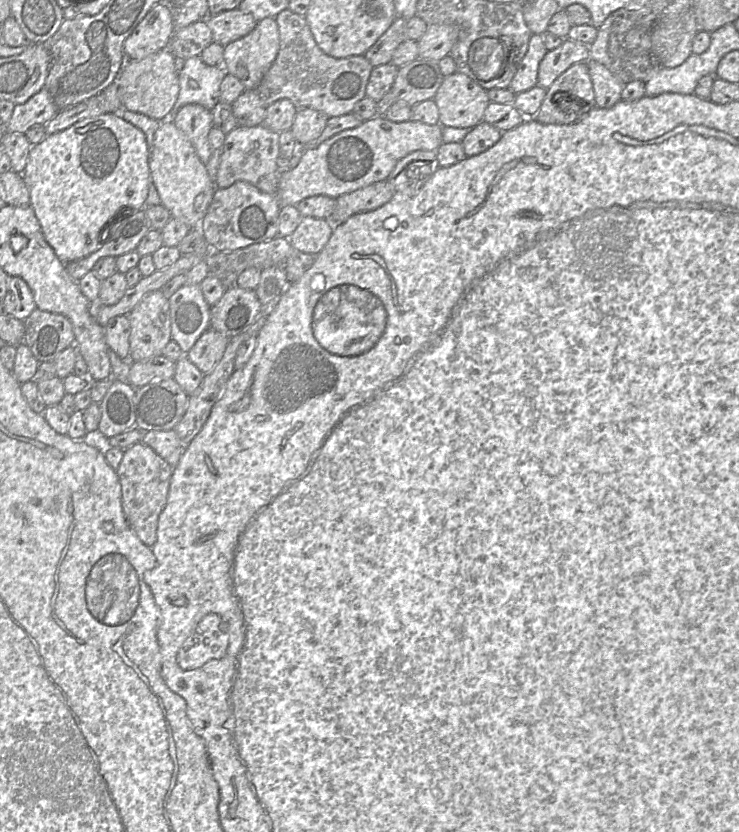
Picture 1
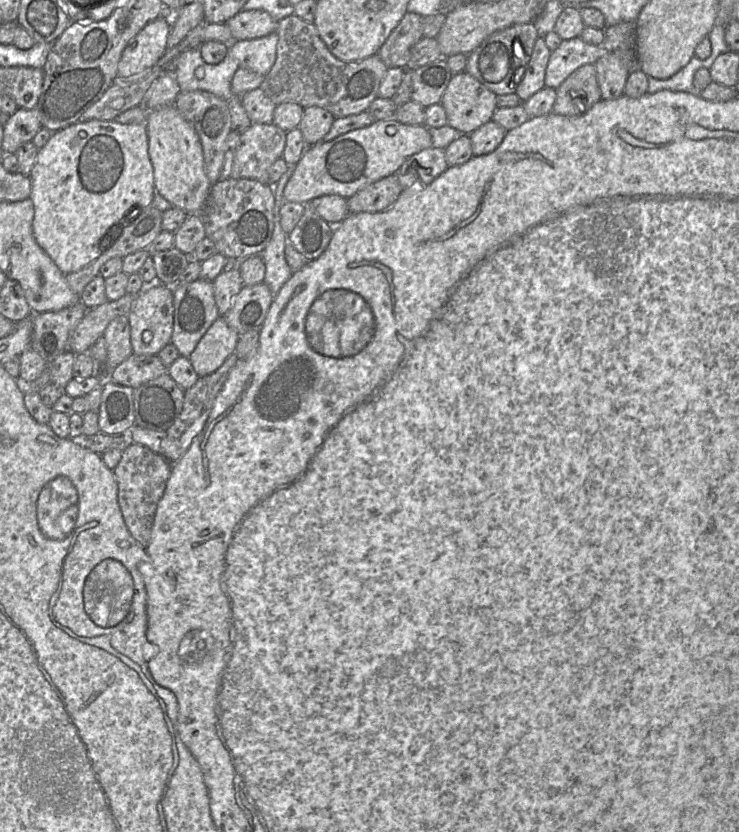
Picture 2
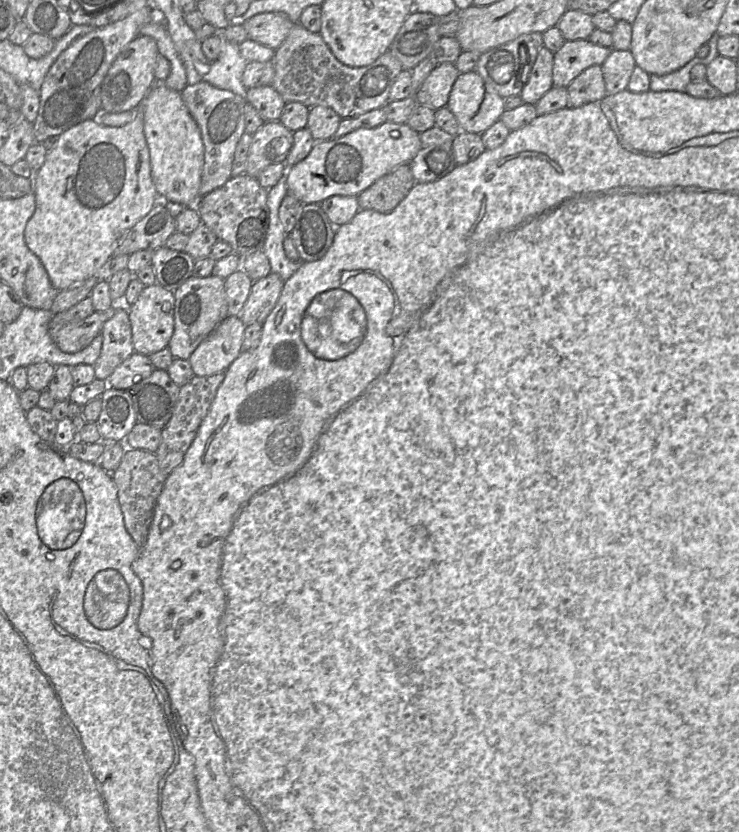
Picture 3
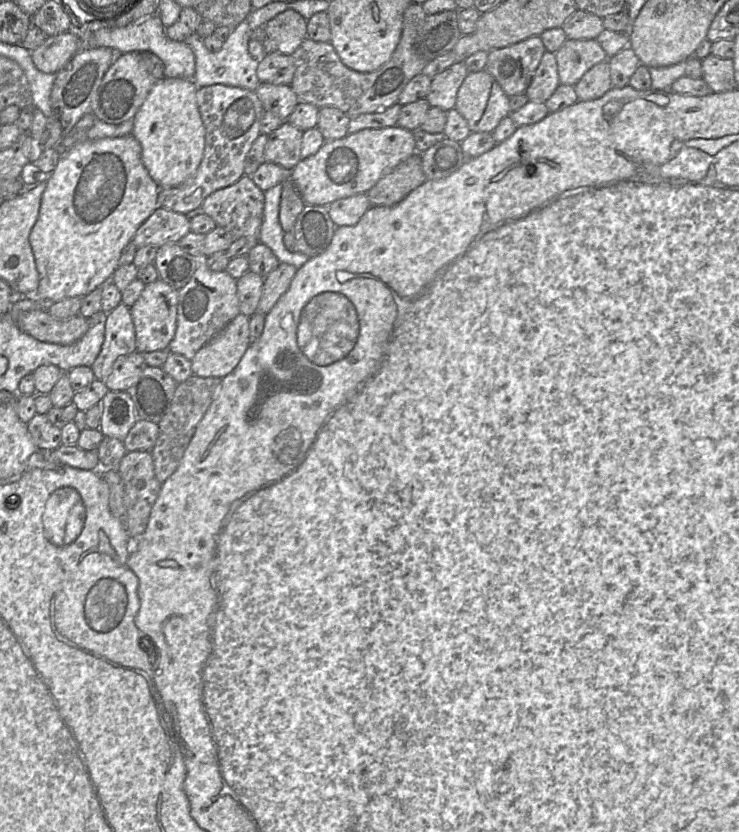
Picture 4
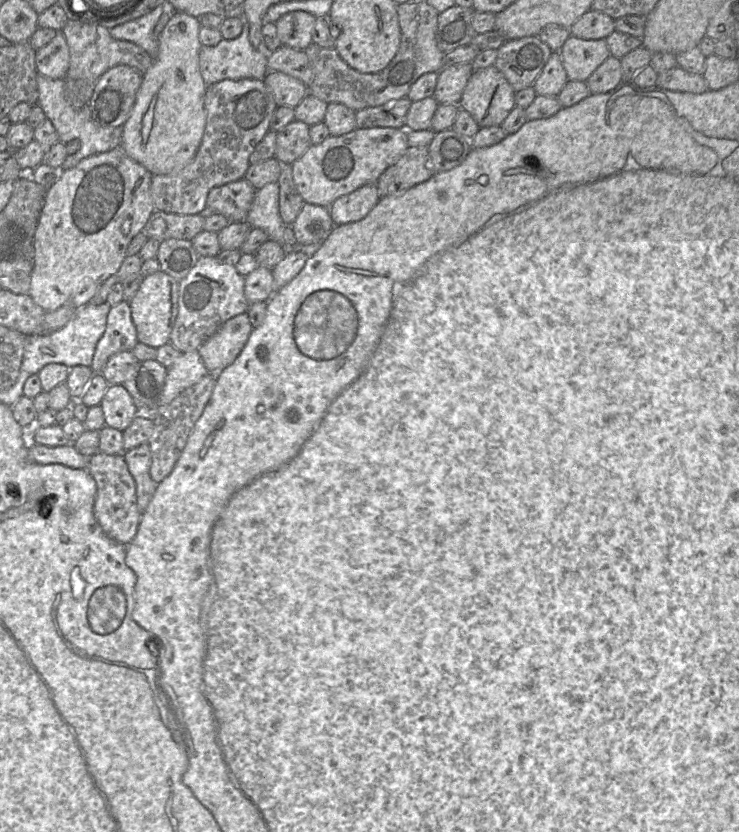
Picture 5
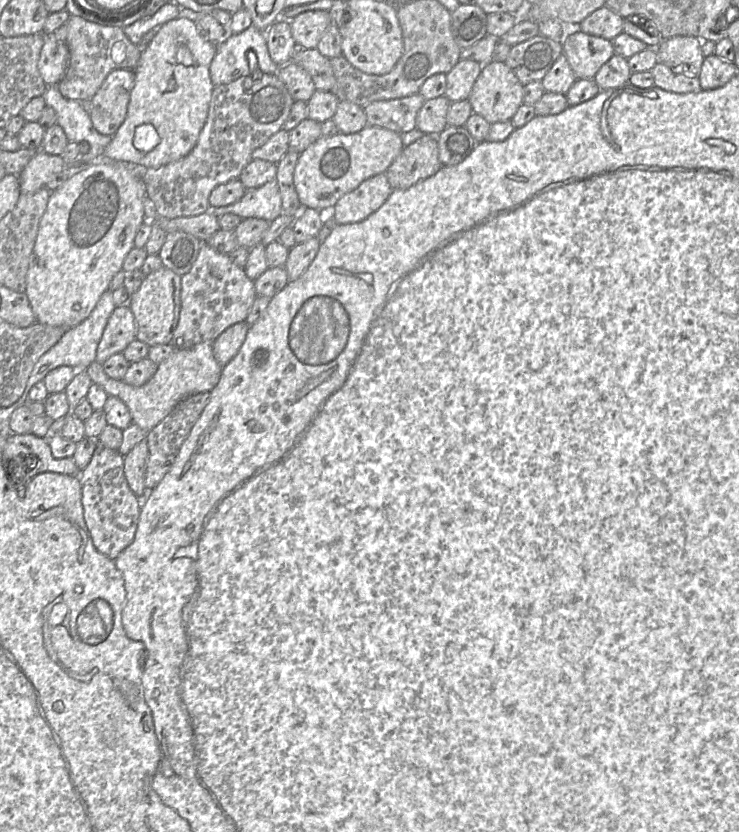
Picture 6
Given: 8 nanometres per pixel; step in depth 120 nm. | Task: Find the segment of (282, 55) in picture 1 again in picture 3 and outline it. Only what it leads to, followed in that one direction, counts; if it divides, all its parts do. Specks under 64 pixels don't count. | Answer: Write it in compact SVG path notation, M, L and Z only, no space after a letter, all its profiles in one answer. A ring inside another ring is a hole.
M299 22L294 23L286 39L275 50L271 62L275 70L271 86L285 103L299 102L308 108L327 106L341 118L356 117L383 107L389 101L392 85L403 70L389 50L368 66L346 66L332 54L320 33L308 31Z

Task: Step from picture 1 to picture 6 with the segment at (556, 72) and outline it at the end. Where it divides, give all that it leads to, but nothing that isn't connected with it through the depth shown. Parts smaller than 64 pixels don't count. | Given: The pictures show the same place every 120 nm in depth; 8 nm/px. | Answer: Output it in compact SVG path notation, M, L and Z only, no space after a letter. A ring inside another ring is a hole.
M570 29L562 39L562 52L577 79L593 79L595 74L615 53L610 40Z

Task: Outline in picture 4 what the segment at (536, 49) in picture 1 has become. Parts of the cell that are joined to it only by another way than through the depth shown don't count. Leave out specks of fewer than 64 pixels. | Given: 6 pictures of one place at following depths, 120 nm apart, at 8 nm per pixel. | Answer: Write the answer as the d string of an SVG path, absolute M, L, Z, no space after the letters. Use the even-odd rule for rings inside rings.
M545 51L524 93L532 102L545 103L559 85L556 56Z

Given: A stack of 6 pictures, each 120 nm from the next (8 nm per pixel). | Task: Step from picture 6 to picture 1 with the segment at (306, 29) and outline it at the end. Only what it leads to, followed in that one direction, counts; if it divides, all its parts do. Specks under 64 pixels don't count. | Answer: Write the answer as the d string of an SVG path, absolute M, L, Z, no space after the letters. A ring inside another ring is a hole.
M238 8L208 15L205 19L211 29L213 42L225 46L249 34L256 26L256 19Z

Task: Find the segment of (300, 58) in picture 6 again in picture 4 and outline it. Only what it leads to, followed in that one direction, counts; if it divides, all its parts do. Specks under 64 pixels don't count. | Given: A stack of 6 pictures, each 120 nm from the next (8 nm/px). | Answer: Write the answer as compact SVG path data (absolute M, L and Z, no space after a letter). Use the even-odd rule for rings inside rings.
M269 51L258 62L256 73L260 83L290 85L295 73L295 64L291 55Z

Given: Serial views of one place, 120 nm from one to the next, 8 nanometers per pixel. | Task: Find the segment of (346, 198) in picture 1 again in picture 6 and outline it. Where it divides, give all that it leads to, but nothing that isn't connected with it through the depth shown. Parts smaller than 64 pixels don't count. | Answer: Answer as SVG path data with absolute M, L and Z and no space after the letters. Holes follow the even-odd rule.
M424 134L404 146L385 174L393 190L404 189L432 176L441 166L436 136Z

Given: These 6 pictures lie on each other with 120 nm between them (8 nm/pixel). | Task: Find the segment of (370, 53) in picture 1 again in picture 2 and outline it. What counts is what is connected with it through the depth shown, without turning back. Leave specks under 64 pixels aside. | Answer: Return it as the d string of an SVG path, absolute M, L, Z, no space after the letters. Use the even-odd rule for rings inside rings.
M406 12L376 55L388 68L406 68L411 48L421 38L423 38L422 16Z

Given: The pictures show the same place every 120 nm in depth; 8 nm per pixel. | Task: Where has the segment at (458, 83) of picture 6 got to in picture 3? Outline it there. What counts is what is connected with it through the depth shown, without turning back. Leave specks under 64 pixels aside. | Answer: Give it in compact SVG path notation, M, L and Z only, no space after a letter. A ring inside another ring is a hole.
M454 63L438 64L416 91L417 103L429 106L434 110L446 106L452 86L459 74Z

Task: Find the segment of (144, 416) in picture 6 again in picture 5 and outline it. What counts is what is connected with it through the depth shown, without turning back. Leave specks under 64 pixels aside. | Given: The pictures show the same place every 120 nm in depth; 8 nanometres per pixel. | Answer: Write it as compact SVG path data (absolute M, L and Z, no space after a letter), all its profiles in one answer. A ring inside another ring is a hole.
M198 351L184 352L167 368L165 383L160 394L160 406L168 405L186 388L208 374Z

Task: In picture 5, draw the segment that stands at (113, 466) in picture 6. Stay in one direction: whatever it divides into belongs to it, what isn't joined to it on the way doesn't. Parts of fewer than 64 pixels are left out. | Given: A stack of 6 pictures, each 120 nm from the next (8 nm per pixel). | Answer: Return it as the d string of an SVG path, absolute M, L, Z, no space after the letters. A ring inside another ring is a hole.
M95 453L89 459L88 472L96 482L94 515L102 530L112 539L128 545L136 535L142 513L138 509L136 485L123 454Z

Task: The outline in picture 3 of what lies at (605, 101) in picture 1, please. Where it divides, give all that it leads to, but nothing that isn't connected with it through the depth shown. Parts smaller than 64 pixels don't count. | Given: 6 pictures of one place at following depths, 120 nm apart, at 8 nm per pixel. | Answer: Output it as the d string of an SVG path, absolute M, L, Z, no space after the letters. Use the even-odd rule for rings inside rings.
M612 49L601 65L606 95L613 95L627 89L635 66L630 50Z

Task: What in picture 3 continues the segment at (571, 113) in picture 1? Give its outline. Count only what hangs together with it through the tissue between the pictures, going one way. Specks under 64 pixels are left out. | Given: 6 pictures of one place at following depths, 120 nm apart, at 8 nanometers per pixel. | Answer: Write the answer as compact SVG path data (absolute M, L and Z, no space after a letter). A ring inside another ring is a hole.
M601 65L588 67L566 88L568 91L567 107L580 107L602 99L606 96L606 87Z

